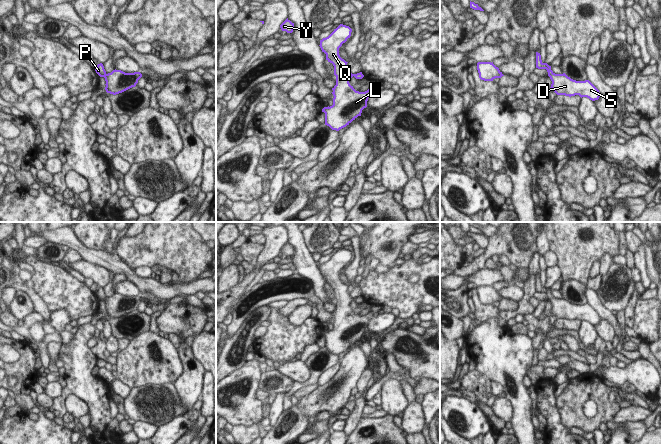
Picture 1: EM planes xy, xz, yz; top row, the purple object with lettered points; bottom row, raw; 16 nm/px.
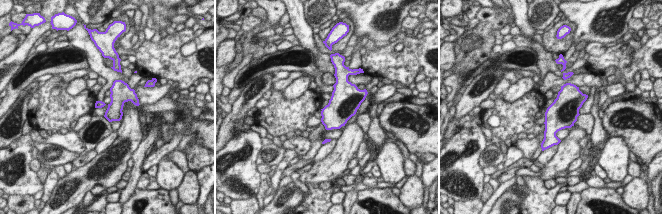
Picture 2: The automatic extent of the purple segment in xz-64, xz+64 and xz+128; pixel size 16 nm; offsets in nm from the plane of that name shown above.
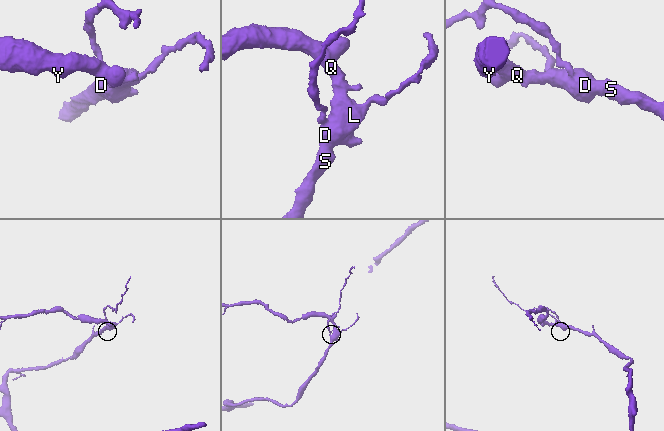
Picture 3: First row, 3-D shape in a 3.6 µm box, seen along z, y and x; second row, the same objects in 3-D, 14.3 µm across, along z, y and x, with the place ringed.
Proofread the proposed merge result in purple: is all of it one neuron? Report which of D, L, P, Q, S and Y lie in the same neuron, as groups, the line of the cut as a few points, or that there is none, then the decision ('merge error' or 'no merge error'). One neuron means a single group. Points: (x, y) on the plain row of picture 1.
D L P Q S Y | no cut | no merge error

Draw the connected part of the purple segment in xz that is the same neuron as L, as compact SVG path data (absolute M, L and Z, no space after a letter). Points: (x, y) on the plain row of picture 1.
M340 248L328 261L320 264L319 269L326 278L326 284L333 288L336 300L336 309L332 312L333 329L322 333L325 337L325 349L336 355L361 340L362 334L367 331L369 320L373 317L371 311L365 316L359 316L349 307L353 300L356 303L364 301L362 296L352 298L347 292L348 286L339 279L339 272L350 262L351 256L349 250Z

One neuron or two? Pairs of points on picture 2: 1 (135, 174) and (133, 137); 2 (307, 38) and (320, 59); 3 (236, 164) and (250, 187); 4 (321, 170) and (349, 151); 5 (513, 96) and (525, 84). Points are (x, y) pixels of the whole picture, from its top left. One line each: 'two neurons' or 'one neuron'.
1: two neurons
2: two neurons
3: one neuron
4: one neuron
5: one neuron

